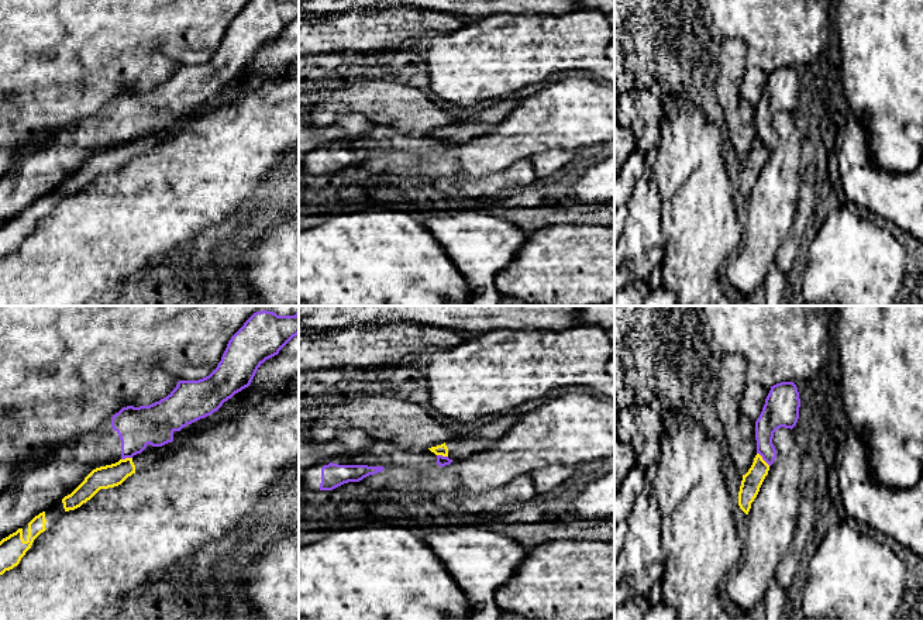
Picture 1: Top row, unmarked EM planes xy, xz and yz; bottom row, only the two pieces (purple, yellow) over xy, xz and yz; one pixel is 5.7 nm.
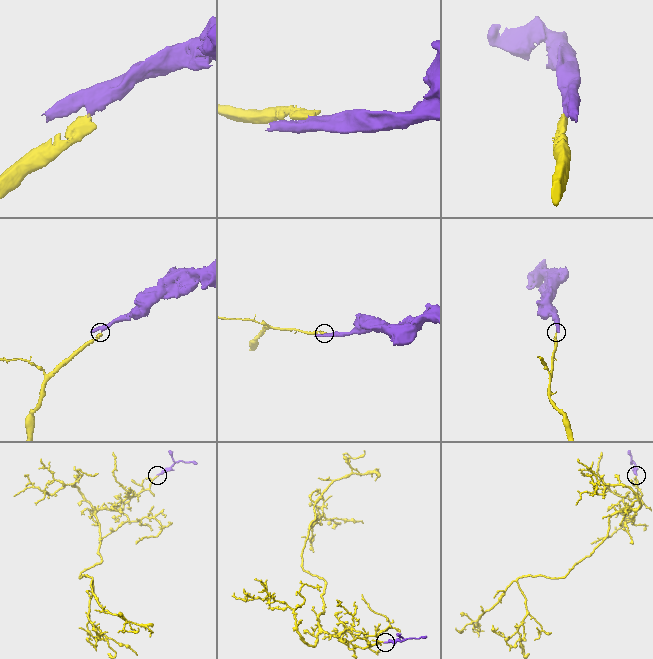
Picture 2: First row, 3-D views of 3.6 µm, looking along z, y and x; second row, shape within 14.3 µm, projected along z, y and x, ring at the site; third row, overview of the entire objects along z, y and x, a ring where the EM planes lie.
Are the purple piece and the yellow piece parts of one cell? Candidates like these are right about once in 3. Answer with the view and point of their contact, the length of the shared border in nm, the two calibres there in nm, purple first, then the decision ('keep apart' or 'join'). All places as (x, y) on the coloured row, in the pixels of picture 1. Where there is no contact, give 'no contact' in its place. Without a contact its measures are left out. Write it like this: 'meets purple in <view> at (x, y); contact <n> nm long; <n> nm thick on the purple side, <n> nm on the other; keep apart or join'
meets purple in yz at (764, 460); contact 110 nm long; 140 nm thick on the purple side, 120 nm on the other; keep apart

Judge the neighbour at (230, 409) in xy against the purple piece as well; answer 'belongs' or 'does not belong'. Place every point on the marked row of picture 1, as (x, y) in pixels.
does not belong

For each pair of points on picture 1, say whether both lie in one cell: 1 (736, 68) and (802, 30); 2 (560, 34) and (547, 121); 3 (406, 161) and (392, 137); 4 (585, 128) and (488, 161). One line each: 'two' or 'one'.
1: two
2: two
3: two
4: one

